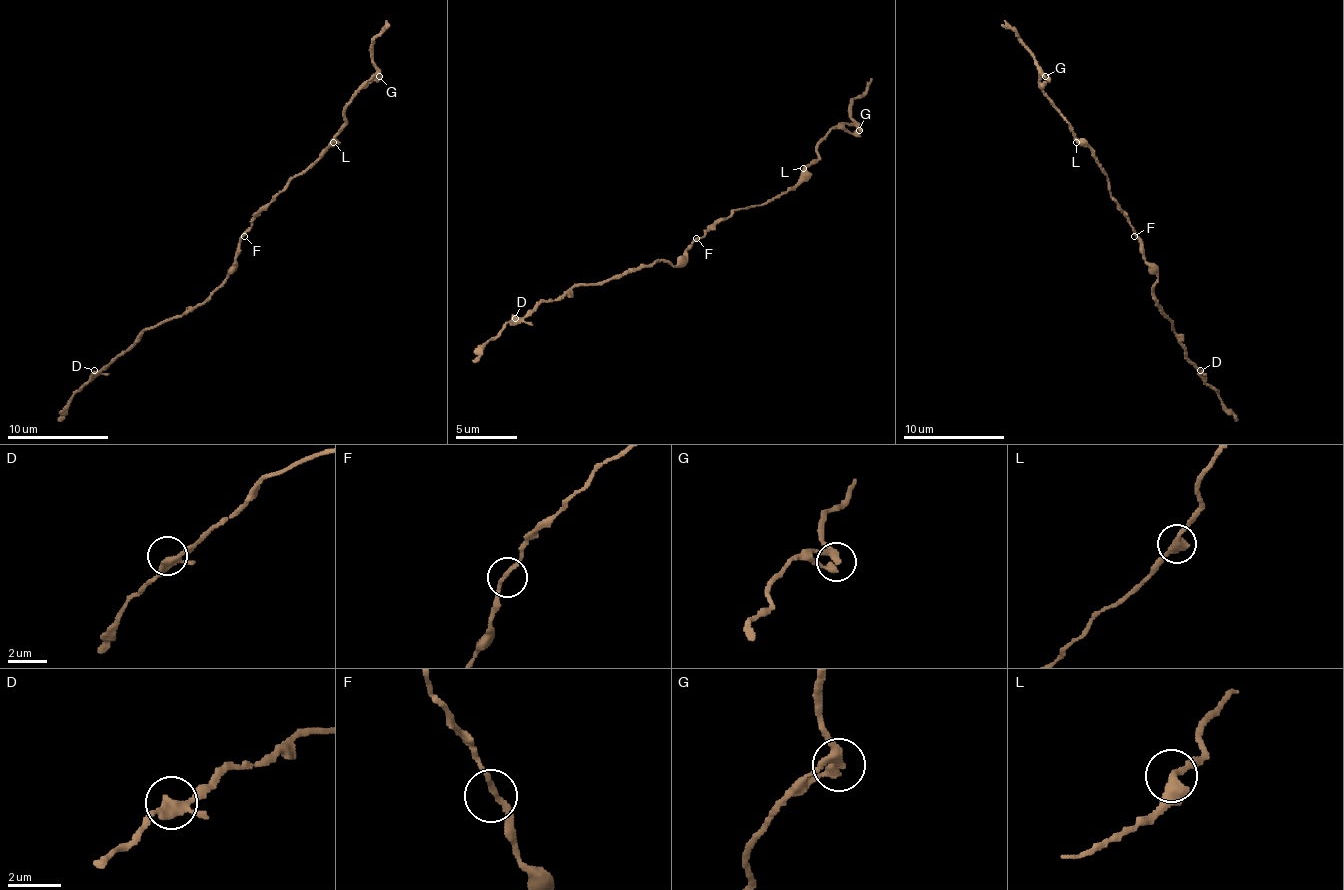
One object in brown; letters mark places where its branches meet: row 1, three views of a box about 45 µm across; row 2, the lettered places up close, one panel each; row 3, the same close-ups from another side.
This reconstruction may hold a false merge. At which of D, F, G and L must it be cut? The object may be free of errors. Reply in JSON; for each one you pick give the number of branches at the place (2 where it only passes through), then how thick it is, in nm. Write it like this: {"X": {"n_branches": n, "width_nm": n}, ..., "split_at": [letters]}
{"split_at": []}

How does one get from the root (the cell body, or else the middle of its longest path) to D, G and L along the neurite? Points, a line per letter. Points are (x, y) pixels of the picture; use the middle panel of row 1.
D: (696, 241), (675, 266), (650, 263), (622, 278), (576, 284), (515, 318)
G: (696, 241), (736, 211), (767, 204), (782, 195), (819, 155), (819, 143), (834, 128), (858, 131)
L: (696, 241), (736, 211), (767, 204), (782, 195), (800, 177), (803, 168)

